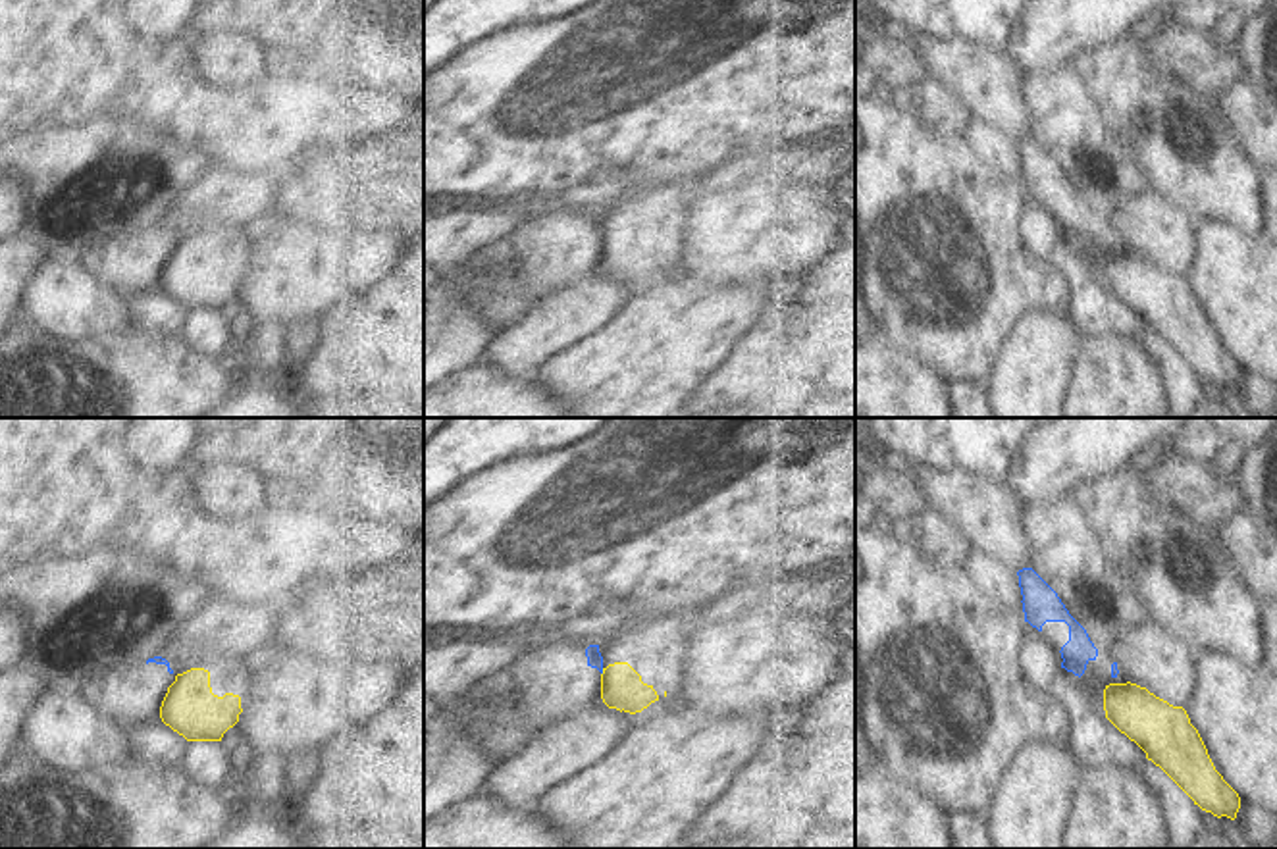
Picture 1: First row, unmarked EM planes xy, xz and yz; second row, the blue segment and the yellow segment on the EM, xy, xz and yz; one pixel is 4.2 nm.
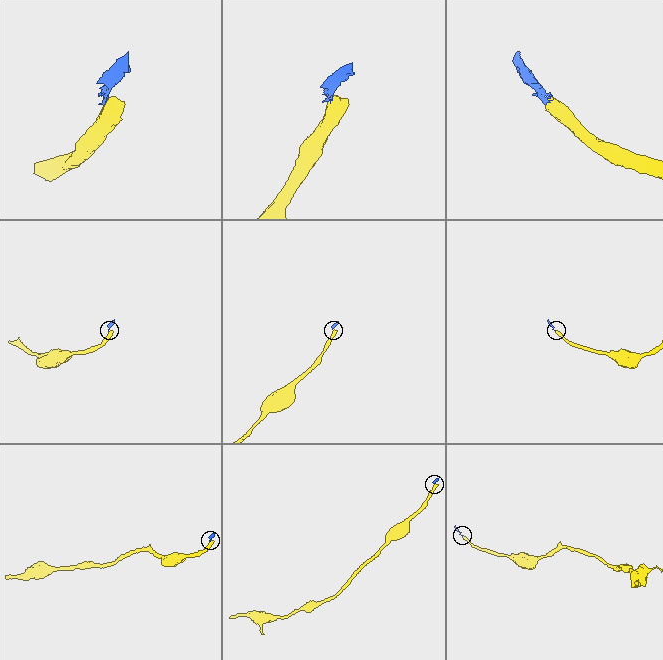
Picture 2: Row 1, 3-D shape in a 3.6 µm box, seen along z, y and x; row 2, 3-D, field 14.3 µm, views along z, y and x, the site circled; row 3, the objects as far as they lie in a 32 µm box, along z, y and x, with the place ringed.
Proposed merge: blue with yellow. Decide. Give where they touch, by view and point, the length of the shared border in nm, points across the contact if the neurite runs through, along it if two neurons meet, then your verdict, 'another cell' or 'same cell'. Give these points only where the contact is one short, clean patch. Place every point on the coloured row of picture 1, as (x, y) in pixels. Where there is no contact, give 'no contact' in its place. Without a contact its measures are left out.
meets blue in xz at (601, 672); contact 30 nm long; border along xz (603, 668), (601, 674); another cell

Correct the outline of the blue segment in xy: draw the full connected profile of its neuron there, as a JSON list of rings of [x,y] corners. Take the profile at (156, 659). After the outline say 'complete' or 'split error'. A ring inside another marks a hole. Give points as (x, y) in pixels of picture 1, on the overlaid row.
[[[162,656],[148,658],[143,668],[143,676],[148,680],[150,685],[156,685],[168,674],[173,674],[173,670],[169,668],[169,662]]]; split error

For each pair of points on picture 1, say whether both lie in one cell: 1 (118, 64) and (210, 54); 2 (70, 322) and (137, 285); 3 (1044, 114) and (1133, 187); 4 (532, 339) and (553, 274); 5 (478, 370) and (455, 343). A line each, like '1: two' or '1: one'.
1: two
2: two
3: one
4: two
5: two

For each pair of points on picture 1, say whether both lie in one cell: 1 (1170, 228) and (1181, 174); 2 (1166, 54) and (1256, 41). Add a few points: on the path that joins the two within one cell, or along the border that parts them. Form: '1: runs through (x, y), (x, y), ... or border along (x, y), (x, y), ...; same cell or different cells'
1: border along (1160, 197), (1181, 208), (1195, 226); different cells
2: border along (1233, 47), (1239, 58), (1239, 74), (1220, 91); different cells

